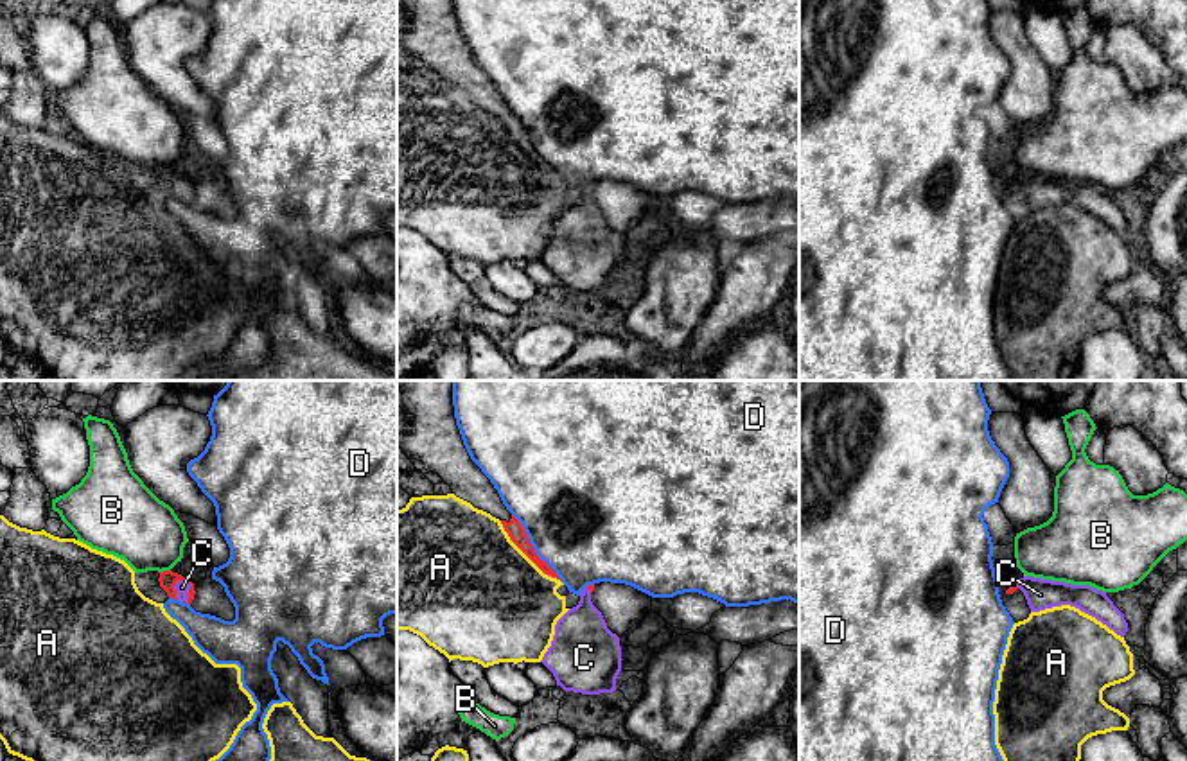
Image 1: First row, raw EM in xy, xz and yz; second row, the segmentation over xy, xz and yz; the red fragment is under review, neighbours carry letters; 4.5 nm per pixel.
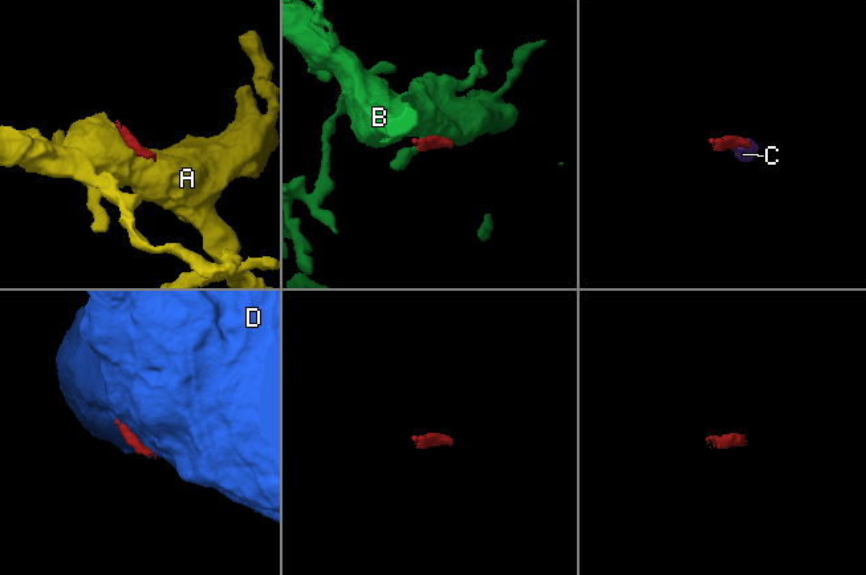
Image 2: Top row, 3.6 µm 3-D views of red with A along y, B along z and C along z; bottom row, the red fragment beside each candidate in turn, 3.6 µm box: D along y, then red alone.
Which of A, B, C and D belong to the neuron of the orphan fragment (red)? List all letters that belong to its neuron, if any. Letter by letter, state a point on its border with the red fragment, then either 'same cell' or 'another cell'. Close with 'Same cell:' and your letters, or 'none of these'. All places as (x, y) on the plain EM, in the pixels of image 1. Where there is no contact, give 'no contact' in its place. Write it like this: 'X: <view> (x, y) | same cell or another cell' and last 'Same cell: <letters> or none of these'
A: xz (527, 153) | another cell
B: xy (164, 169) | another cell
C: xy (191, 187) | same cell
D: xz (532, 146) | another cell
Same cell: C

